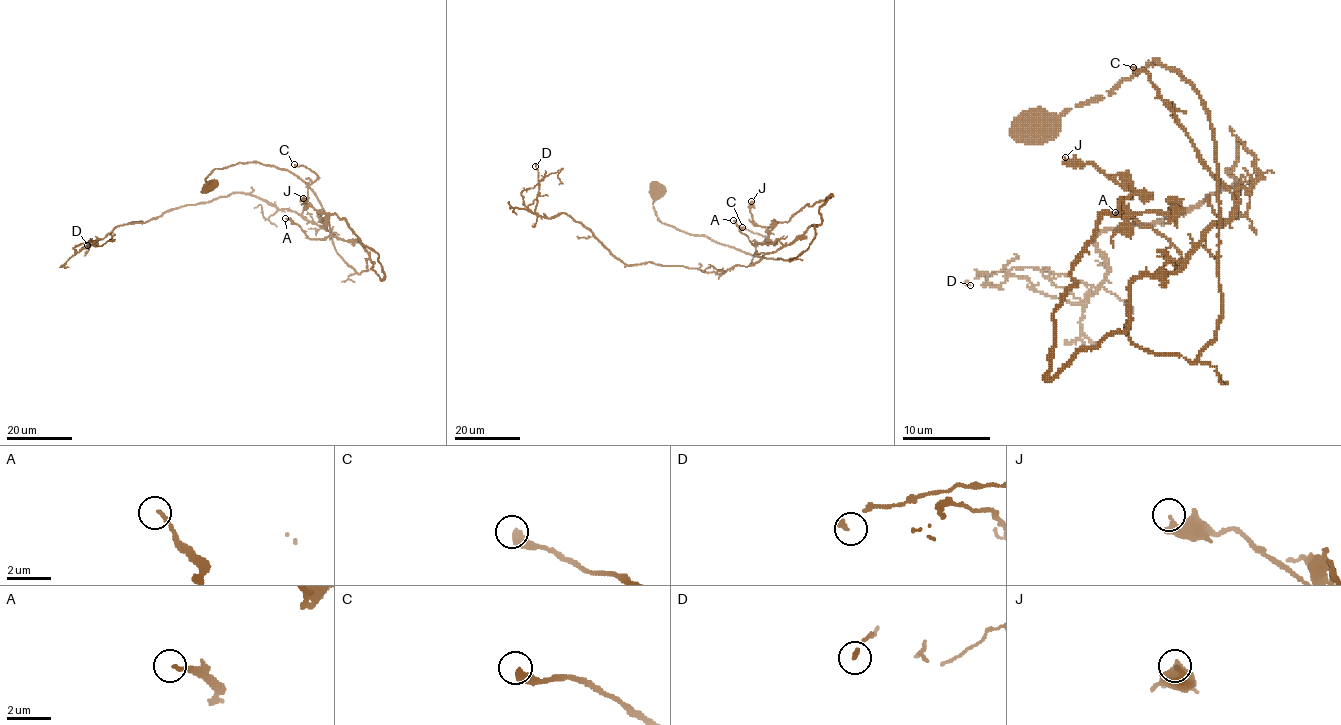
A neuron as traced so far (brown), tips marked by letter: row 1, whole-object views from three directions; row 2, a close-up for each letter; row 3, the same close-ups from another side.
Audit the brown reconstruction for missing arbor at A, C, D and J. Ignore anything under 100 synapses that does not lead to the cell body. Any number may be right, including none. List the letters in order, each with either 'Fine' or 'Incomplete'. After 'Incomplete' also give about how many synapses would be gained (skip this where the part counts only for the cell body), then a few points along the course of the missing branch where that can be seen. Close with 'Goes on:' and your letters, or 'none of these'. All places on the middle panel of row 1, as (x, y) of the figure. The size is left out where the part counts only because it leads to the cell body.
A: Fine
C: Fine
D: Fine
J: Fine
Goes on: none of these

